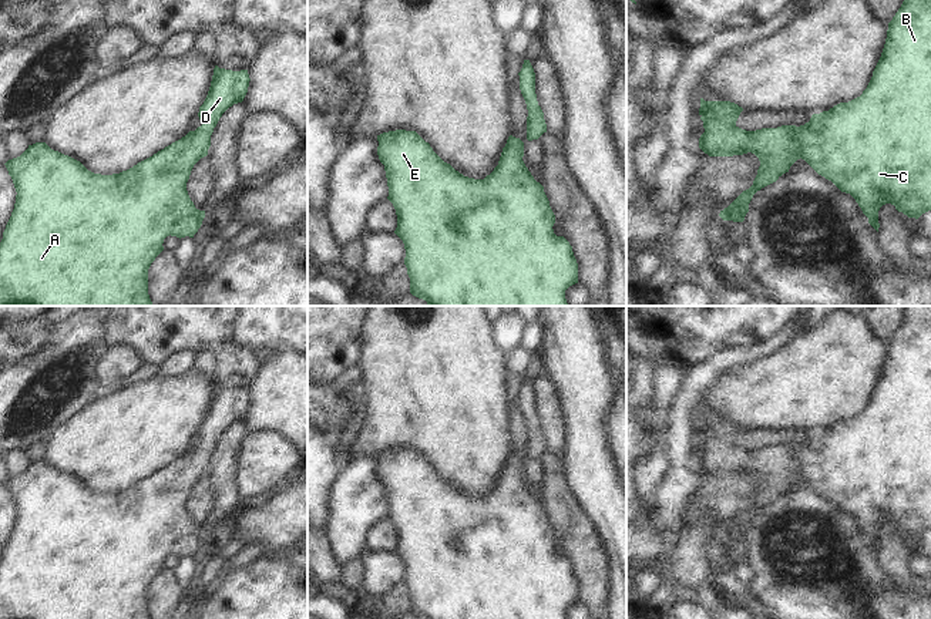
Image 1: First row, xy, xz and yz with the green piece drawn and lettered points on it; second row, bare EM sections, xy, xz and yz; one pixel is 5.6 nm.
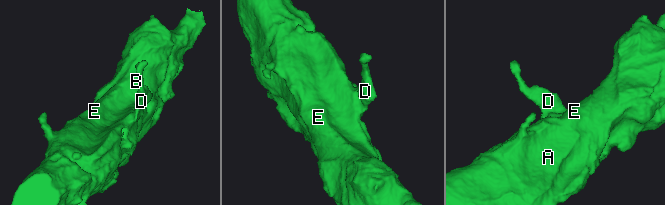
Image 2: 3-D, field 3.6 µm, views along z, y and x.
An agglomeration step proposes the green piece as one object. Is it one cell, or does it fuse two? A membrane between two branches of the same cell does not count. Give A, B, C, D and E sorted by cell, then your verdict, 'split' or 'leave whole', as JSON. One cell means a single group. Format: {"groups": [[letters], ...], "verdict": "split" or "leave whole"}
{"groups": [["A", "B", "C", "D", "E"]], "verdict": "leave whole"}

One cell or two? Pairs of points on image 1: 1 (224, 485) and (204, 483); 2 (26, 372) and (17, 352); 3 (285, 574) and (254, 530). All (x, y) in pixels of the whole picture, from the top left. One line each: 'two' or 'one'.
1: two
2: two
3: two

